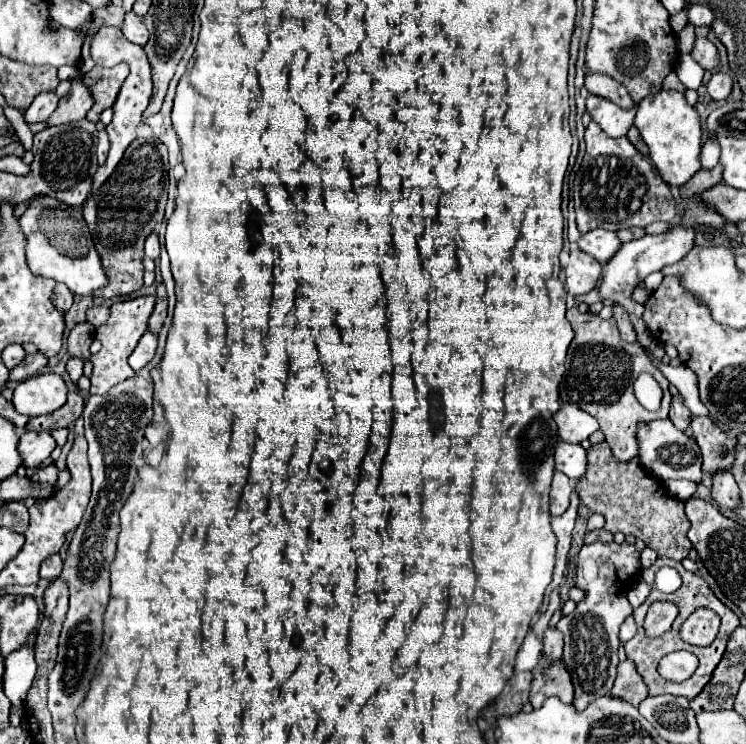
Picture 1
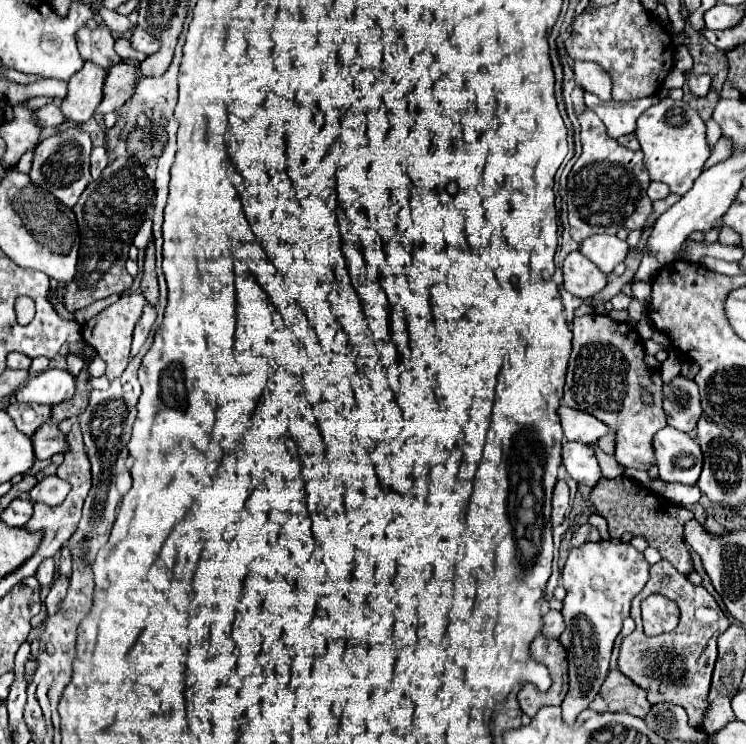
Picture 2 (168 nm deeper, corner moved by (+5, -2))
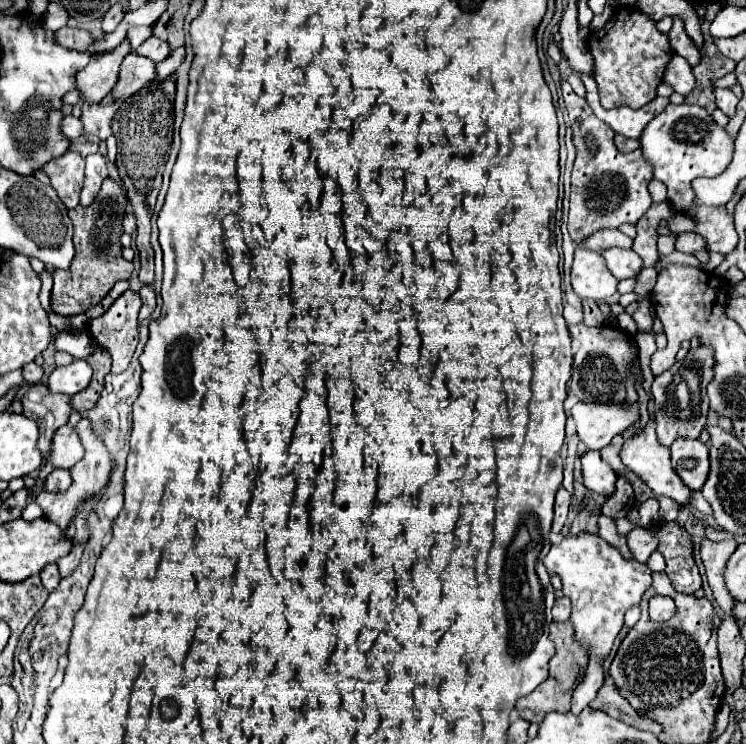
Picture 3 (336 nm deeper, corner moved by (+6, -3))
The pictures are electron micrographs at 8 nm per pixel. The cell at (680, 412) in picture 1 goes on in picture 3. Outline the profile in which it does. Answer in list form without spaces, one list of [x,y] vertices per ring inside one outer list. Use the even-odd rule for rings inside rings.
[[[694,346],[682,362],[676,362],[670,370],[654,378],[652,394],[656,410],[656,436],[662,446],[670,446],[676,438],[696,440],[700,436],[708,418],[706,386],[714,378],[712,366],[714,366],[714,350],[708,346]],[[684,384],[688,388],[688,394],[680,392]]]

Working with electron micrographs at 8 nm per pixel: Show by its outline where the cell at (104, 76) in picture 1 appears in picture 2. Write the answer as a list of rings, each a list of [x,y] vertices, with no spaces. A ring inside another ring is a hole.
[[[121,63],[109,69],[103,85],[103,101],[95,113],[111,113],[121,109],[121,105],[133,93],[133,81],[137,79],[137,67],[133,63]]]

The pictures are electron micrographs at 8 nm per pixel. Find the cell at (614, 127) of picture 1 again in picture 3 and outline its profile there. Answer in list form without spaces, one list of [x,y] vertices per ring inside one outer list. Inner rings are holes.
[[[582,74],[580,76],[584,86],[586,86],[586,102],[590,104],[590,108],[594,110],[594,114],[604,120],[616,134],[622,134],[626,138],[634,138],[638,140],[644,132],[644,128],[648,126],[648,122],[658,116],[666,106],[668,106],[668,98],[654,98],[648,106],[632,110],[628,106],[620,106],[620,108],[612,108],[606,110],[600,104],[598,98],[598,90],[596,90],[596,80],[590,74]]]

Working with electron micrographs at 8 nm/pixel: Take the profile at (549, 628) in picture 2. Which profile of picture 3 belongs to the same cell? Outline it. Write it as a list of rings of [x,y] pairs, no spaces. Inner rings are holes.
[[[564,596],[564,598],[558,598],[554,608],[552,608],[552,616],[554,620],[558,622],[566,622],[570,618],[570,600]]]

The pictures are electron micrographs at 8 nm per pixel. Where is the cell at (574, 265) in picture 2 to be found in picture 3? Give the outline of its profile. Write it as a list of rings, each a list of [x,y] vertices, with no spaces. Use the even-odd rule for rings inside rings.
[[[576,248],[572,264],[572,288],[580,298],[606,300],[616,294],[618,280],[598,252]]]

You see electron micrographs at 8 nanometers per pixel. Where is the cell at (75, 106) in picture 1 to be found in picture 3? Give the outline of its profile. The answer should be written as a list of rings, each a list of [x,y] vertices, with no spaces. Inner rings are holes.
[[[124,38],[122,44],[110,52],[94,54],[84,70],[76,76],[76,86],[84,102],[100,102],[118,82],[118,72],[122,60],[132,52],[130,40]]]

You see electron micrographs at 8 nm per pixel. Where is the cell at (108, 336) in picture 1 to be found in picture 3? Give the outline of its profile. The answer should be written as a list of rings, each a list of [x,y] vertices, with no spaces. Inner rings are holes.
[[[126,290],[104,316],[90,320],[88,330],[92,332],[98,346],[112,354],[112,374],[120,374],[128,368],[132,354],[138,344],[138,312],[140,296],[134,290]]]

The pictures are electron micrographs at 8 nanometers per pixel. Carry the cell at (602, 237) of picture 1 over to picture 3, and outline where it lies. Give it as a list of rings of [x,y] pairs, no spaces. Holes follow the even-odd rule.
[[[608,248],[600,252],[610,268],[610,272],[618,278],[636,278],[642,270],[642,258],[634,250],[622,250],[622,248]]]

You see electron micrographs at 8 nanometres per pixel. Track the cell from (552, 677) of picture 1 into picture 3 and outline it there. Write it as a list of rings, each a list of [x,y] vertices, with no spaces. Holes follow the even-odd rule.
[[[570,620],[566,622],[552,622],[550,624],[550,640],[556,644],[556,654],[550,660],[550,674],[548,678],[526,698],[520,698],[516,702],[518,714],[534,724],[540,724],[548,712],[568,712],[570,710],[570,698],[582,676],[586,674],[588,666],[588,650],[582,646],[574,636],[574,626]]]

